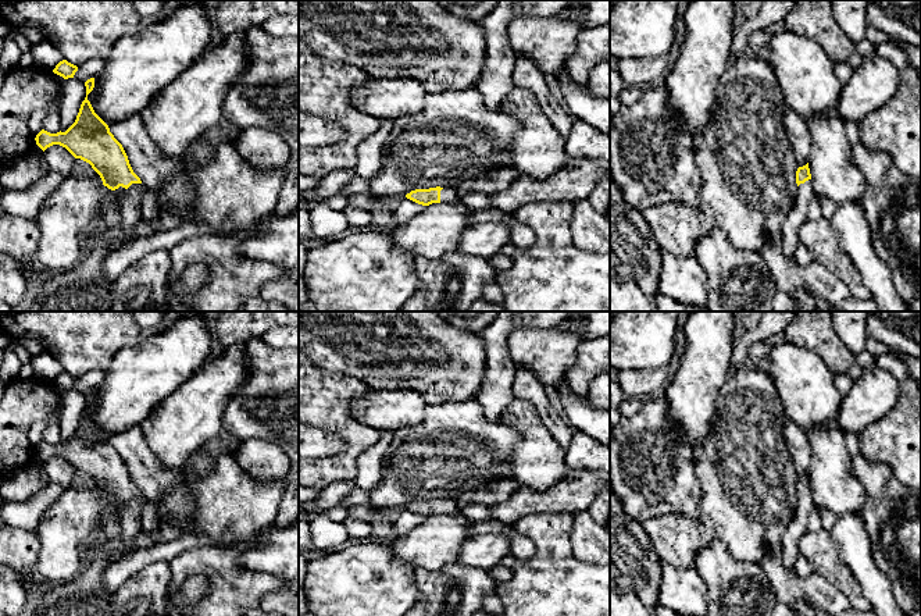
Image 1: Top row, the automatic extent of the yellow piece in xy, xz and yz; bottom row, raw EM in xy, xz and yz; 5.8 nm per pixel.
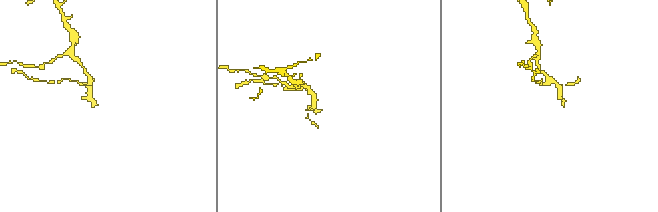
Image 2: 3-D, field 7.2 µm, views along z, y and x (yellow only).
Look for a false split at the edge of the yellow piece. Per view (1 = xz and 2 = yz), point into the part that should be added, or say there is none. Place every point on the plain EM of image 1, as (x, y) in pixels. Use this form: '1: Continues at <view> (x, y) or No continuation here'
1: Continues at xz (447, 506)
2: Continues at yz (799, 524)

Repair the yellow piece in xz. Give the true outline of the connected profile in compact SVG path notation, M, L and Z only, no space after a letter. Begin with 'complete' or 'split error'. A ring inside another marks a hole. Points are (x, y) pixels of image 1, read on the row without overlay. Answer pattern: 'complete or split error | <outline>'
split error | M429 499L429 501L415 501L406 506L407 510L429 517L432 514L453 514L458 512L458 506L454 499Z

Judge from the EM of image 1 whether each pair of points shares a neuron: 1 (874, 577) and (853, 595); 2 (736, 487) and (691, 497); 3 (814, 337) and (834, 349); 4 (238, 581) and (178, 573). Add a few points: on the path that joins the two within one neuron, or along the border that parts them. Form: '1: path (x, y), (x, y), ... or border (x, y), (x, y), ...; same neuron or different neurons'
1: border (843, 562), (868, 601); different neurons
2: border (692, 462), (695, 477), (700, 487), (700, 519); different neurons
3: path (818, 339), (830, 348); same neuron
4: path (222, 573), (217, 568), (193, 568); same neuron

